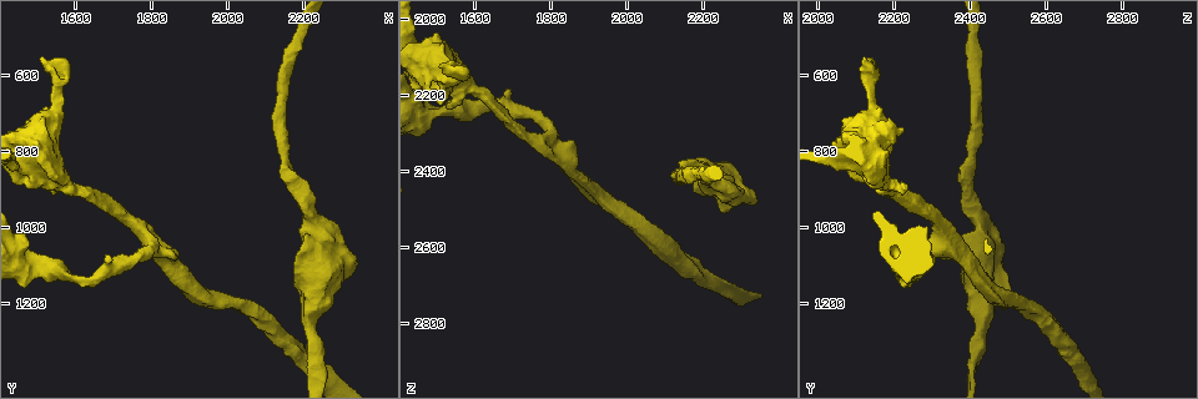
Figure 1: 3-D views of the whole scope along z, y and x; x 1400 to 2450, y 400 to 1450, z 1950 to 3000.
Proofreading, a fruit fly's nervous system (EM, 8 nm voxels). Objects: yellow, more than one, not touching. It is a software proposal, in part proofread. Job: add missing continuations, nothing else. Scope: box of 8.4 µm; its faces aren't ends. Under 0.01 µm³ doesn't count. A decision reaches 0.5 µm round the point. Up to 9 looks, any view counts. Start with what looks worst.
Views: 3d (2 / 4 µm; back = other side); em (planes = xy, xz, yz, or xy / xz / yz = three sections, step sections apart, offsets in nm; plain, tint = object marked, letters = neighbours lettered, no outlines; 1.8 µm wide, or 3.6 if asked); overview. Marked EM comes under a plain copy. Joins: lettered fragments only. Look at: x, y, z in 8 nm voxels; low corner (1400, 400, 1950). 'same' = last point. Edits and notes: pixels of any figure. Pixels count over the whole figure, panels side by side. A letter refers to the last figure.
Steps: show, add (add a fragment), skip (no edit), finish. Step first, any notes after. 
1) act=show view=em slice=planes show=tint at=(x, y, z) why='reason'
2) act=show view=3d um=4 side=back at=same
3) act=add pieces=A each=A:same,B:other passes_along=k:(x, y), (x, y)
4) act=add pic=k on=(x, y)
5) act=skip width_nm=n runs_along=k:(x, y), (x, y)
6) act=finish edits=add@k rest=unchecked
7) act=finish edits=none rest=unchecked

act=show view=em slice=planes show=letters at=(1510, 555, 2125) why='an open end'

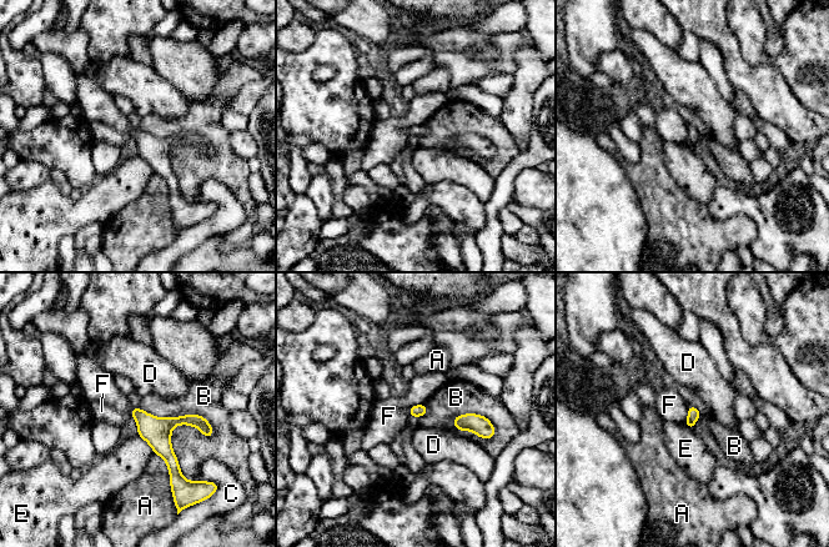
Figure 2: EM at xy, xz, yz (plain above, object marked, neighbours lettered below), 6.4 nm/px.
act=skip longest_contact=B:440nm each=A:other,B:other,C:other,D:other,E:other,F:other runs_along=2:(134, 412), (209, 431) found='no lettered fragment goes on from it'

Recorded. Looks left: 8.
act=show view=3d um=4 at=(1465, 780, 2135) why='thick turns thin'

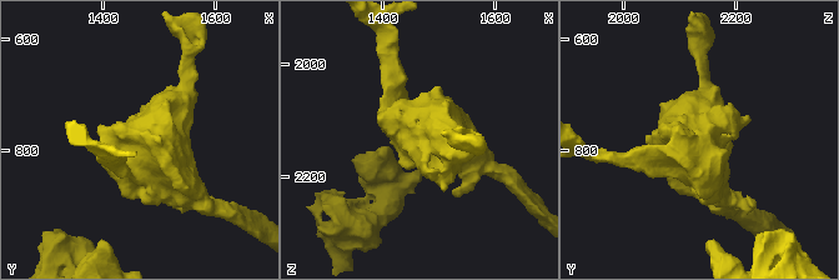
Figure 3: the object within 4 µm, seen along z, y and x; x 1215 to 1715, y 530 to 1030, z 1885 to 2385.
act=show view=em um=3.6 slice=planes show=tint at=(1470, 775, 2135) why='now the EM'

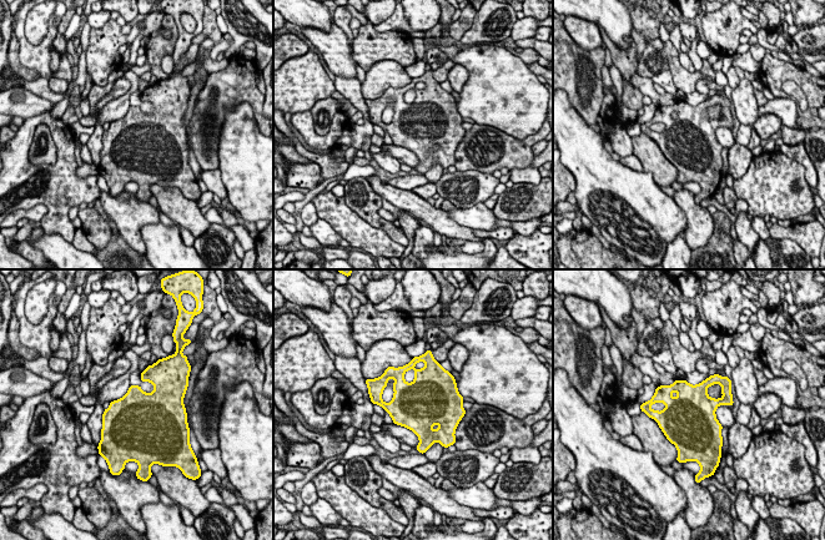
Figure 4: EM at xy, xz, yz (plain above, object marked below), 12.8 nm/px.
act=show view=em um=3.6 slice=planes show=letters at=same

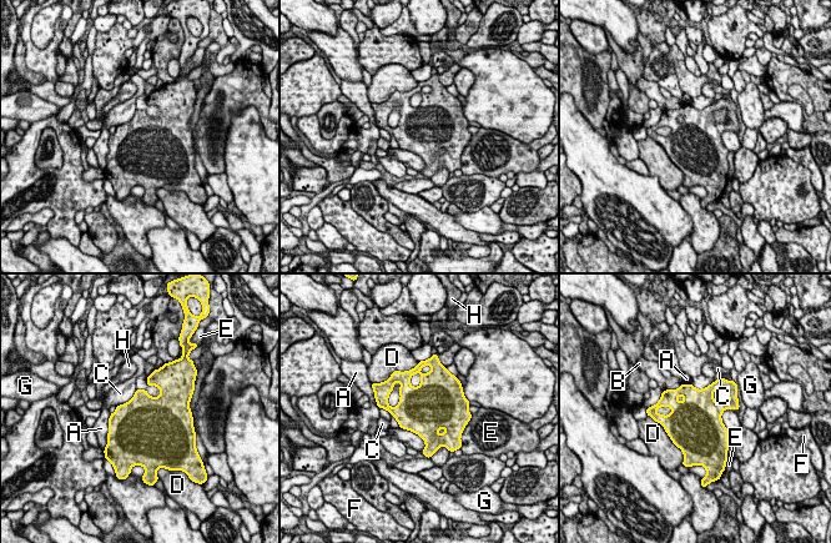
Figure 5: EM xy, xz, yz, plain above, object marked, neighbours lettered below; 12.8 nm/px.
act=skip each=A:other,B:other,C:other,D:other,E:other,F:other,G:other,H:other border=5:(136, 390), (127, 401), (116, 407) found='no lettered fragment goes on from it'

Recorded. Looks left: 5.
act=show view=em slice=yz step=16 show=tint at=(2250, 1165, 2515) why='thick end'

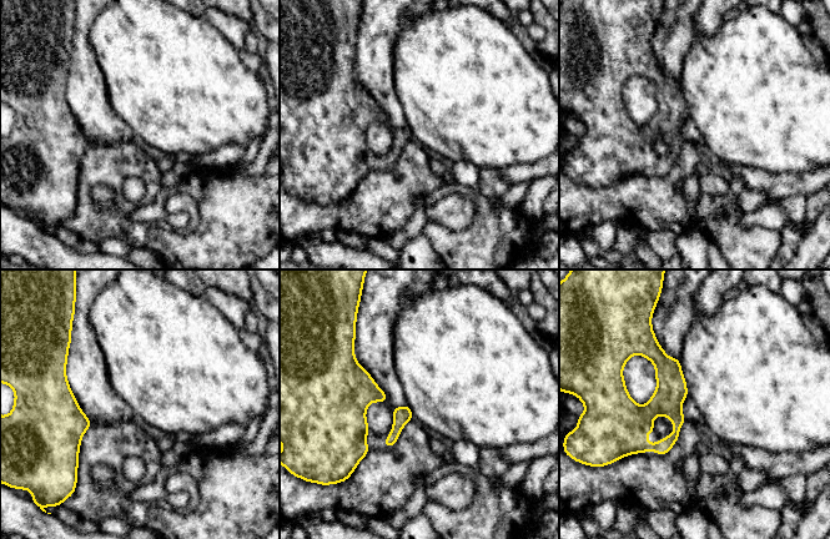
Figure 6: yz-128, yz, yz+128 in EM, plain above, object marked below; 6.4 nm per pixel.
act=show view=em slice=planes show=letters at=same

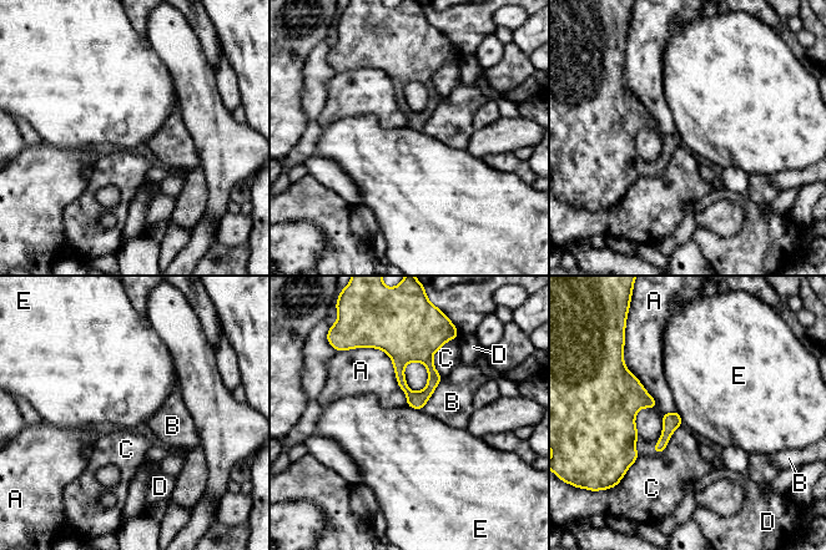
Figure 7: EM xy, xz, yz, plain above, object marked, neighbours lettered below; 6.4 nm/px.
act=skip longest_contact=A:500nm each=A:other,B:other,C:other,D:other,E:other runs_along=7:(383, 346), (419, 405) found='none of them fits'

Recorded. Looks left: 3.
act=show view=em slice=xz step=4 show=letters at=(1785, 1020, 2340) why='abrupt turn'

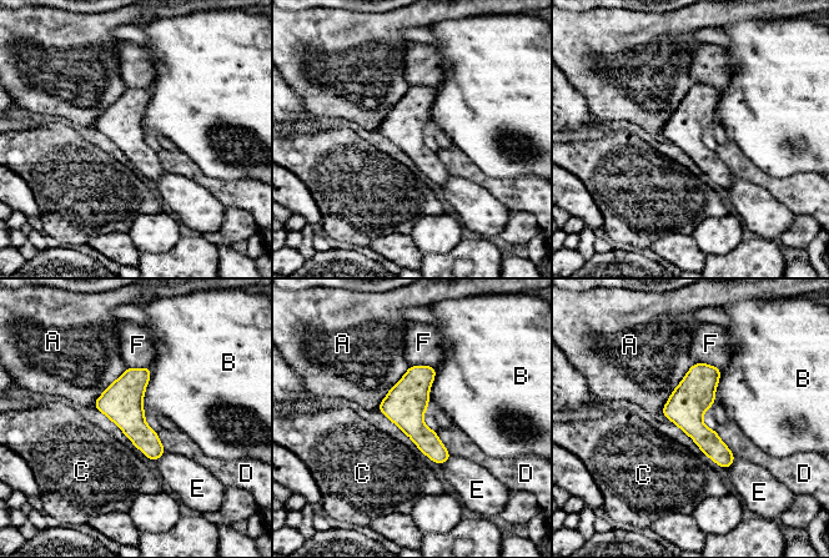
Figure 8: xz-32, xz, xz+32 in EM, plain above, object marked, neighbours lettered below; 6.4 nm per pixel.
act=show view=em slice=yz step=16 show=letters at=same

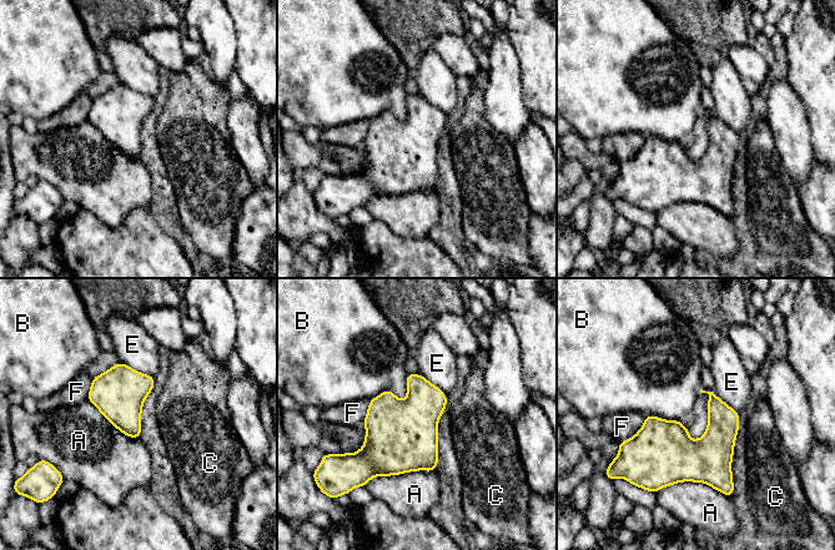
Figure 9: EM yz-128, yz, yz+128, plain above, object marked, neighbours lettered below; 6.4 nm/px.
act=skip each=A:other,B:other,C:other,E:other,F:other border=9:(408, 373), (403, 399), (370, 400) found='none of them fits'

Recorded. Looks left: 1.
act=finish edits=none rest=unchecked

